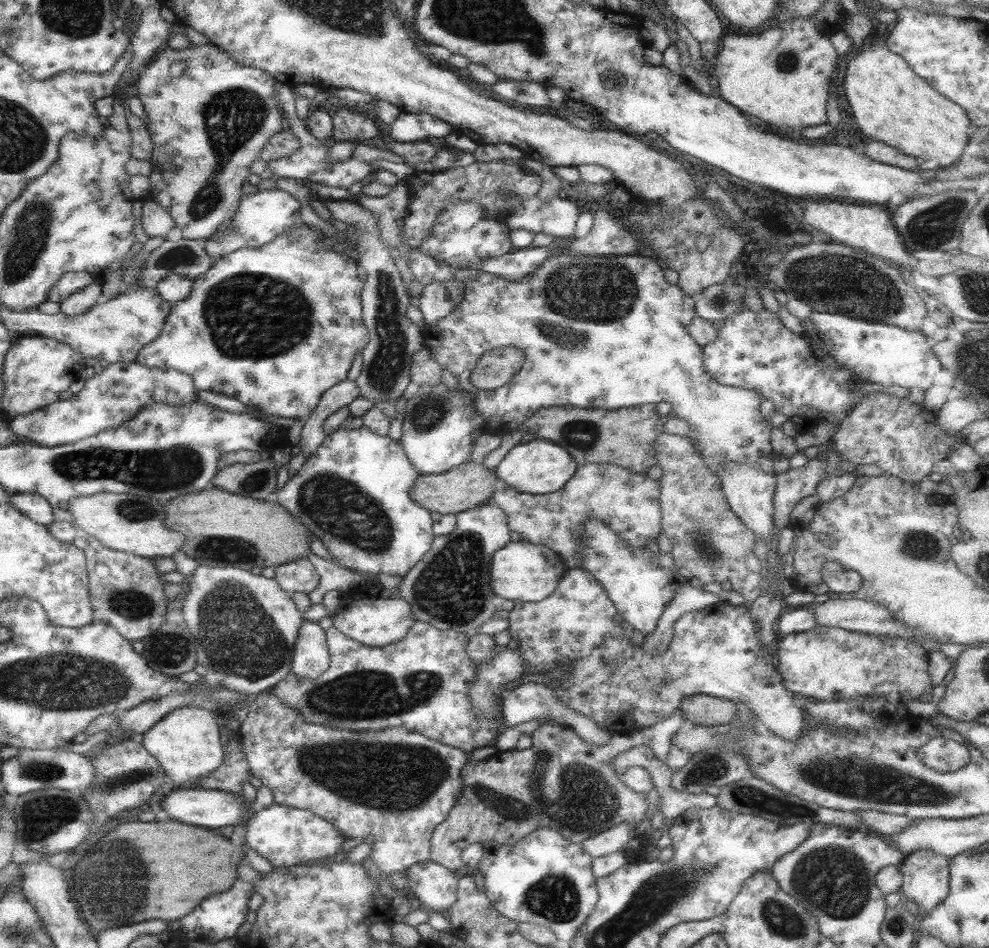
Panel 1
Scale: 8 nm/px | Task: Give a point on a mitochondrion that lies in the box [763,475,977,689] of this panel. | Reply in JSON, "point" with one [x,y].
{"point":[918,544]}

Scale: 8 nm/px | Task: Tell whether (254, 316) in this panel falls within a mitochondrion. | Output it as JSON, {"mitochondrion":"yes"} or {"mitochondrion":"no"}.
{"mitochondrion":"yes"}

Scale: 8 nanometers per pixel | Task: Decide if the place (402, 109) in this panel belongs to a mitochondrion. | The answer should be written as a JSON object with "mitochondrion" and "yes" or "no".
{"mitochondrion":"no"}

